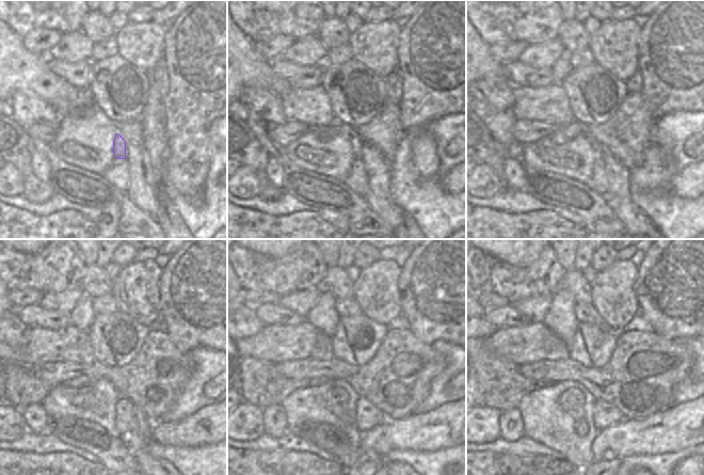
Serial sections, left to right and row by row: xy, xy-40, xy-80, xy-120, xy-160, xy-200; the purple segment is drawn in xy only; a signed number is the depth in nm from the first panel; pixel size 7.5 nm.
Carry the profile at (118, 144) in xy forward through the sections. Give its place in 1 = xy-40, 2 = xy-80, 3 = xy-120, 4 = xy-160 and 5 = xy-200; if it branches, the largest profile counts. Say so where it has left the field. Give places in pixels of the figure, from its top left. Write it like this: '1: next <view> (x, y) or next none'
1: next xy-40 (336, 128)
2: next xy-80 (575, 128)
3: next xy-120 (83, 380)
4: next xy-160 (261, 385)
5: next xy-200 (498, 383)

